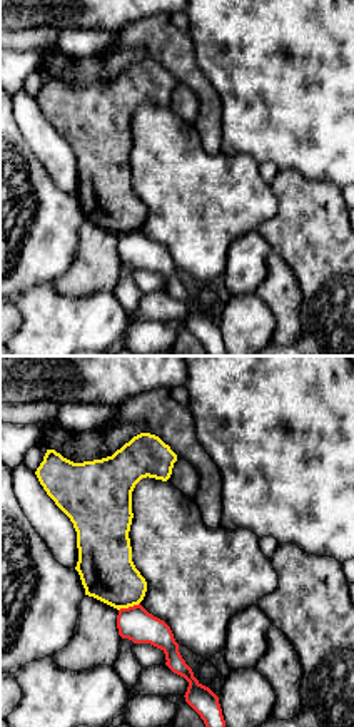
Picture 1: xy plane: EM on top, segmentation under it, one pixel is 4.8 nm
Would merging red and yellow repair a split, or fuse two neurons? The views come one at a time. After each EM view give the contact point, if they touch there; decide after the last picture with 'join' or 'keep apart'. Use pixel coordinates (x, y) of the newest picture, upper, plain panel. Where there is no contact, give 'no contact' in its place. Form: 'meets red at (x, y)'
meets red at (129, 233)

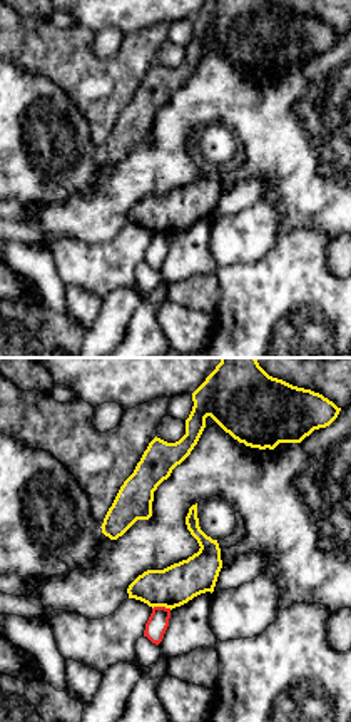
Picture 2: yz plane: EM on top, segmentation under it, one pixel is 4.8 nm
meets red at (162, 233)

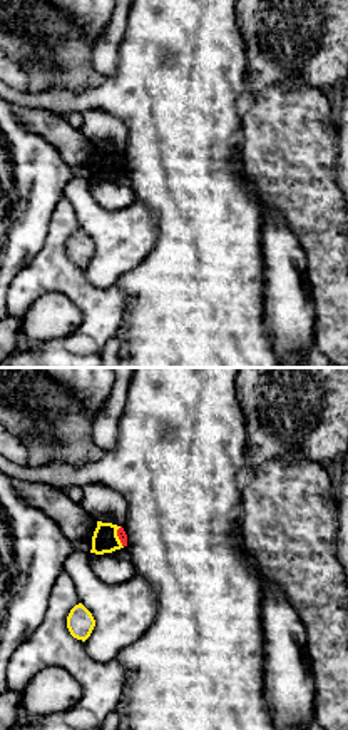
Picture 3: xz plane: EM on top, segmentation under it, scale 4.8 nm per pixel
meets red at (117, 161)

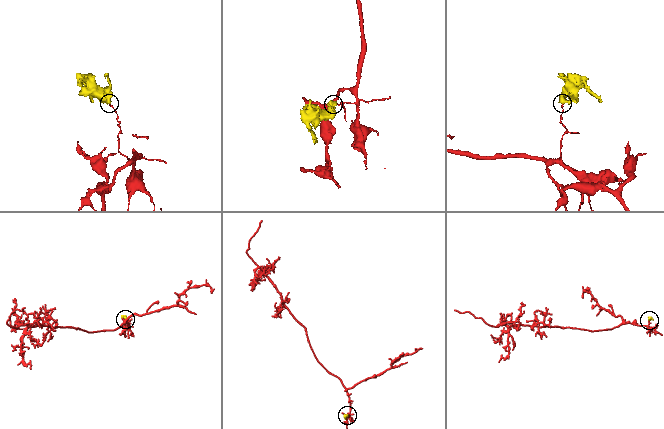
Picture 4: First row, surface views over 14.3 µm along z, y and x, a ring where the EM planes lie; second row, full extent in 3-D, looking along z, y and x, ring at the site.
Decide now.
keep apart

